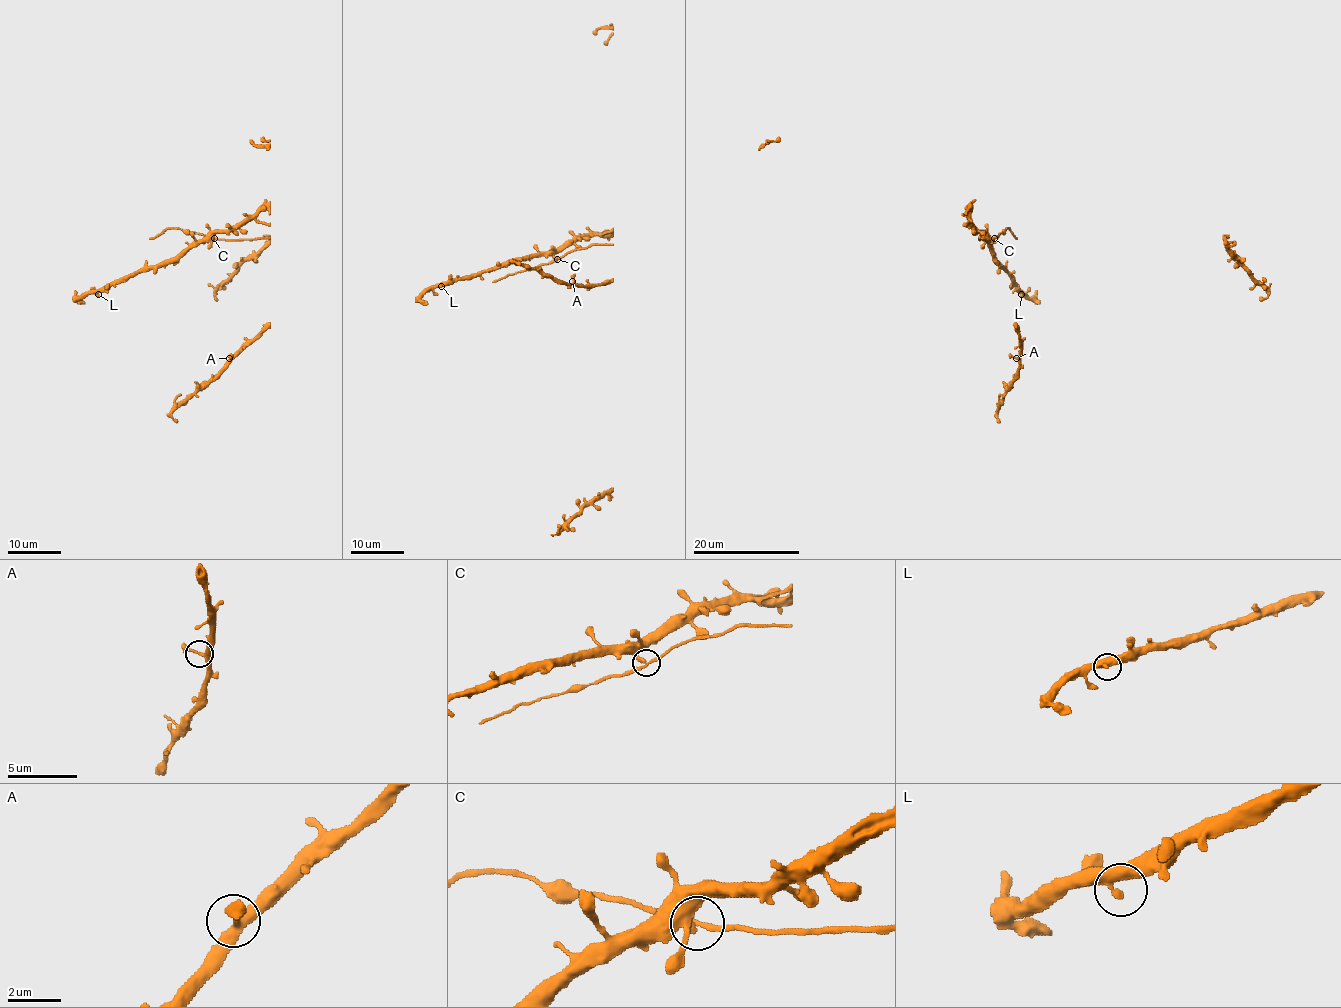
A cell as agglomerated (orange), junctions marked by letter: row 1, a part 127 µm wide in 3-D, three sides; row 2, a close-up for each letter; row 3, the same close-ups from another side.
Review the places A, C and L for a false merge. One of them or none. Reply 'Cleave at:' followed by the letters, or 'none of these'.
Cleave at: none of these

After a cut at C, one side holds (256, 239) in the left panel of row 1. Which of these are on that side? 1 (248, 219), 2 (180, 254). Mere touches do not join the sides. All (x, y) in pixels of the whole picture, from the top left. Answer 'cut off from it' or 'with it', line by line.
1: cut off from it
2: cut off from it

